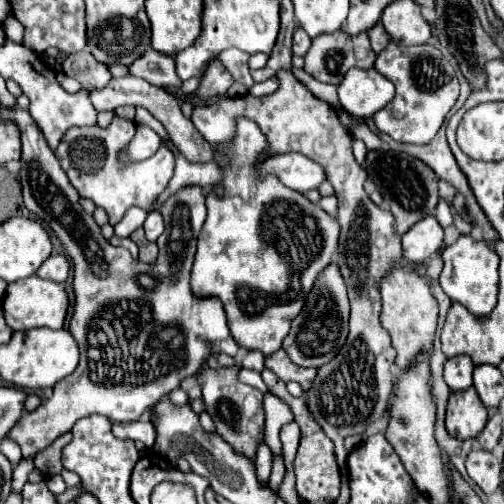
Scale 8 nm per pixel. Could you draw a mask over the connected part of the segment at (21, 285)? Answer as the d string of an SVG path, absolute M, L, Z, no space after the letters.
M29 276L23 280L11 282L7 286L7 294L3 300L3 316L5 316L7 326L13 330L29 330L29 328L39 328L39 326L61 330L65 322L67 306L69 306L69 298L61 284L43 280L39 276Z

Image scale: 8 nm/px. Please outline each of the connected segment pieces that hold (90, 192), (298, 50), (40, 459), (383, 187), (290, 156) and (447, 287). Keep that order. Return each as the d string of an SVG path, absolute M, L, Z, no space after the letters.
M115 116L107 128L101 128L101 126L69 128L55 150L55 156L61 162L61 168L69 176L71 184L77 188L79 196L89 198L99 208L103 208L109 214L109 220L113 226L123 218L123 214L131 206L141 206L143 210L151 212L153 206L157 204L157 196L167 188L173 176L175 158L171 150L165 146L161 146L151 158L143 162L119 166L117 154L133 138L133 134L135 134L135 124L127 118Z
M297 28L293 34L293 54L305 56L309 46L311 46L311 38L307 36L307 32L303 32L303 28Z
M63 434L59 436L49 448L45 448L45 452L41 452L35 460L37 464L37 470L43 474L43 476L53 476L53 474L59 474L63 470L61 466L61 450L63 446L71 440L71 434Z
M373 150L367 154L367 172L389 204L389 210L395 216L395 230L399 234L405 234L415 222L435 212L439 204L439 176L423 160L405 152Z
M297 152L275 154L267 158L263 164L263 170L275 172L285 186L295 188L297 192L305 192L305 194L317 188L323 180L327 180L323 166L319 166L315 160Z
M459 236L455 244L447 246L443 252L443 270L439 284L443 292L453 300L469 308L475 316L487 316L497 304L497 282L499 282L499 258L489 248L485 240L473 240L471 236Z

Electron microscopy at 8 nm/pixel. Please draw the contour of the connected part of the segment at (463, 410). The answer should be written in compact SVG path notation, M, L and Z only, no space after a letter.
M475 388L453 392L447 404L447 432L459 440L477 438L483 432L489 418L489 410L483 408Z

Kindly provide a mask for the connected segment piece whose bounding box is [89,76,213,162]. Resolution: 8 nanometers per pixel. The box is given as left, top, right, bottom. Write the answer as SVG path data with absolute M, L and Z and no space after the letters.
M125 76L125 78L113 78L105 88L101 90L90 91L89 98L101 112L101 110L115 110L119 106L125 106L125 104L131 104L131 106L143 106L145 110L149 110L167 130L169 138L173 140L173 144L179 148L179 152L191 160L191 162L211 162L213 160L213 148L211 144L207 144L207 140L203 140L203 136L199 136L199 132L195 130L193 122L189 118L183 116L181 108L179 108L179 102L175 96L167 94L163 88L157 88L141 78L135 78L135 76Z

